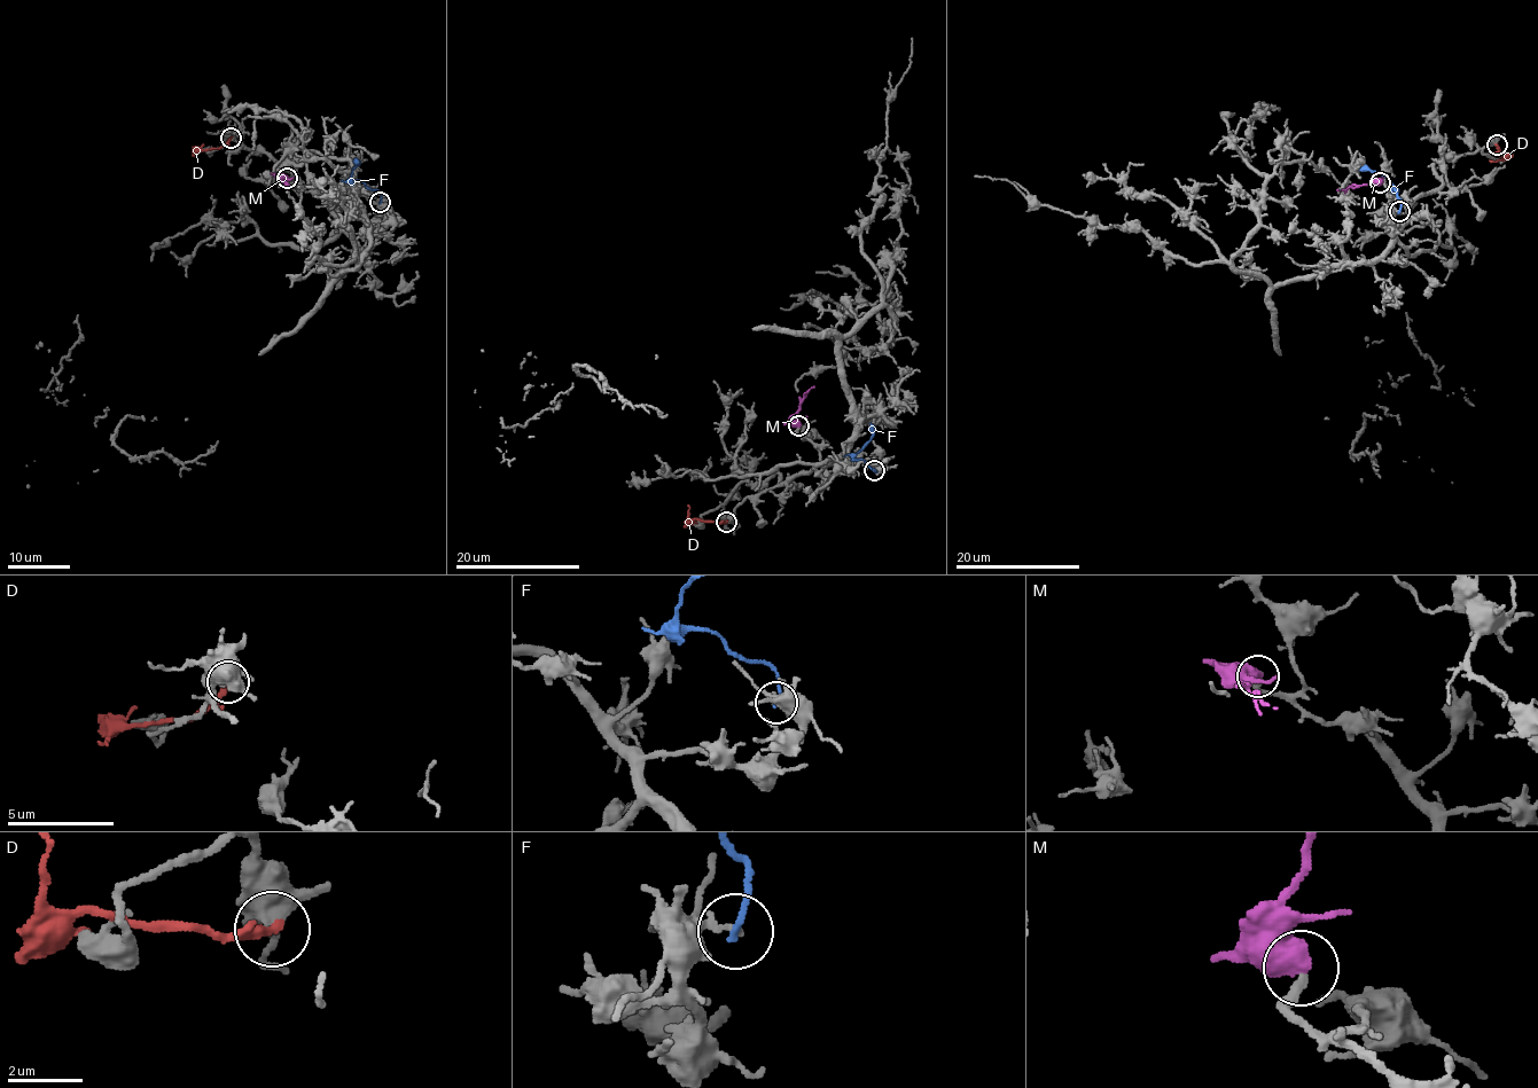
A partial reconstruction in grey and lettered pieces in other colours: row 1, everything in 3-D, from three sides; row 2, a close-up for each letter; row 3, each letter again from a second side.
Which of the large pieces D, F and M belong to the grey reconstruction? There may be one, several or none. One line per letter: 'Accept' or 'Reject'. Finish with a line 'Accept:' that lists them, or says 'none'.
D: Reject
F: Reject
M: Accept
Accept: M

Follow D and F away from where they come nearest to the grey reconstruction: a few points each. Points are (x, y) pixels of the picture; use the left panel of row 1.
D: (229, 138), (216, 148), (200, 150), (193, 155)
F: (381, 202), (377, 193), (352, 179), (359, 163), (354, 162)

